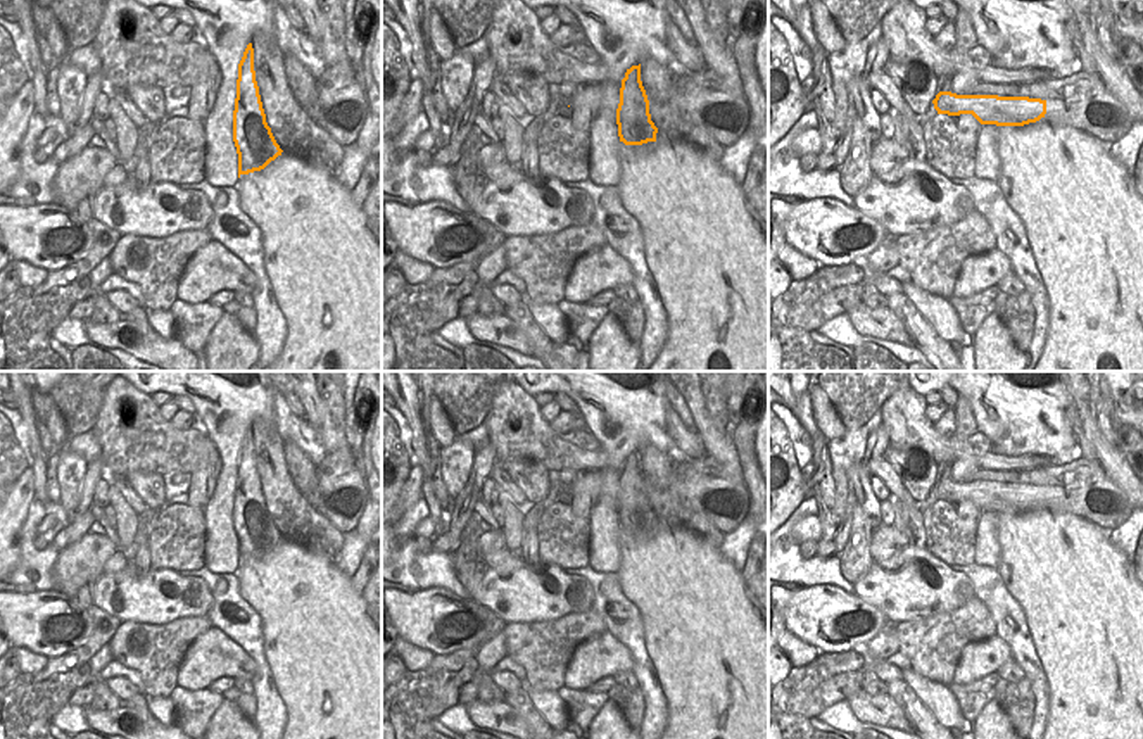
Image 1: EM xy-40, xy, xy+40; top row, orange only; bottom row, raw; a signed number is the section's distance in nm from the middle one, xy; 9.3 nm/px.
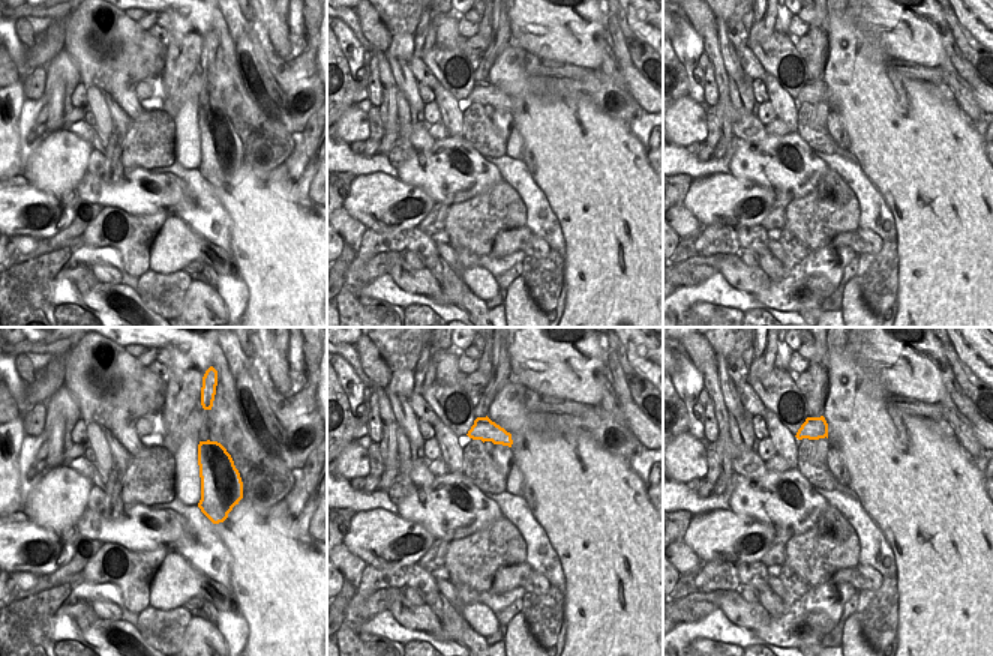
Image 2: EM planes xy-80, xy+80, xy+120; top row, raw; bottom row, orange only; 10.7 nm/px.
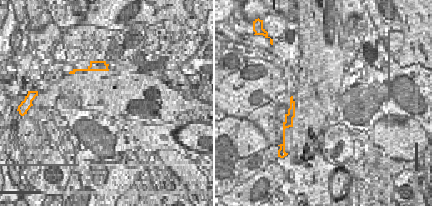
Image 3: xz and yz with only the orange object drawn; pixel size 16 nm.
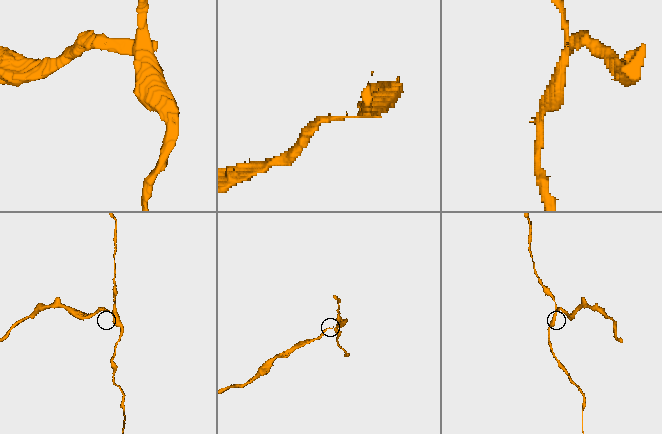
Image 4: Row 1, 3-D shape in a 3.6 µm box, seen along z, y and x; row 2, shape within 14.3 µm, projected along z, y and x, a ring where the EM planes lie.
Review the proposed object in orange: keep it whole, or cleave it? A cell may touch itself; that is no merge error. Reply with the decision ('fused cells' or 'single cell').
fused cells

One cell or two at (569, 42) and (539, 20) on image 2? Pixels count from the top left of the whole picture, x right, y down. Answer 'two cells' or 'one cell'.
one cell

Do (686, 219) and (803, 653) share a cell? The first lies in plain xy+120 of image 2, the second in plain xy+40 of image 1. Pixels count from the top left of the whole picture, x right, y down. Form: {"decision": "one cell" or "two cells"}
{"decision": "one cell"}

